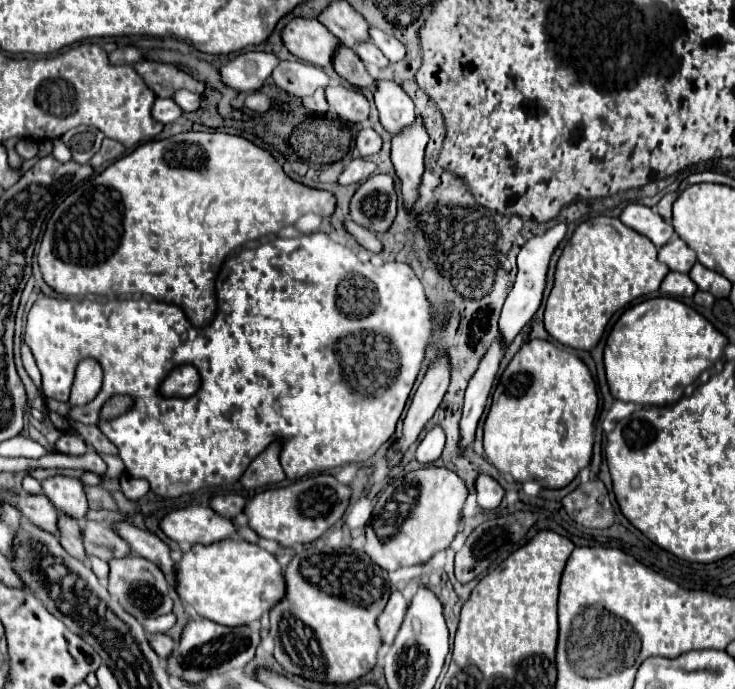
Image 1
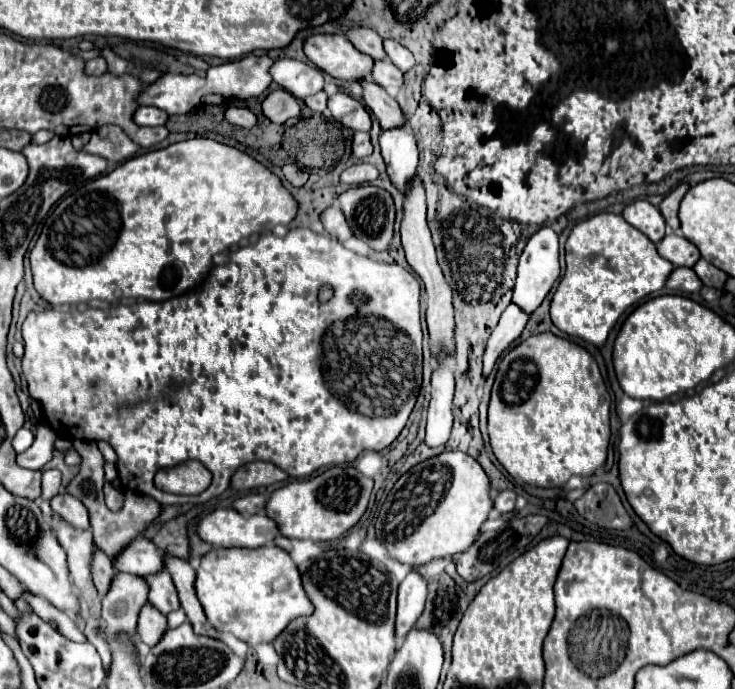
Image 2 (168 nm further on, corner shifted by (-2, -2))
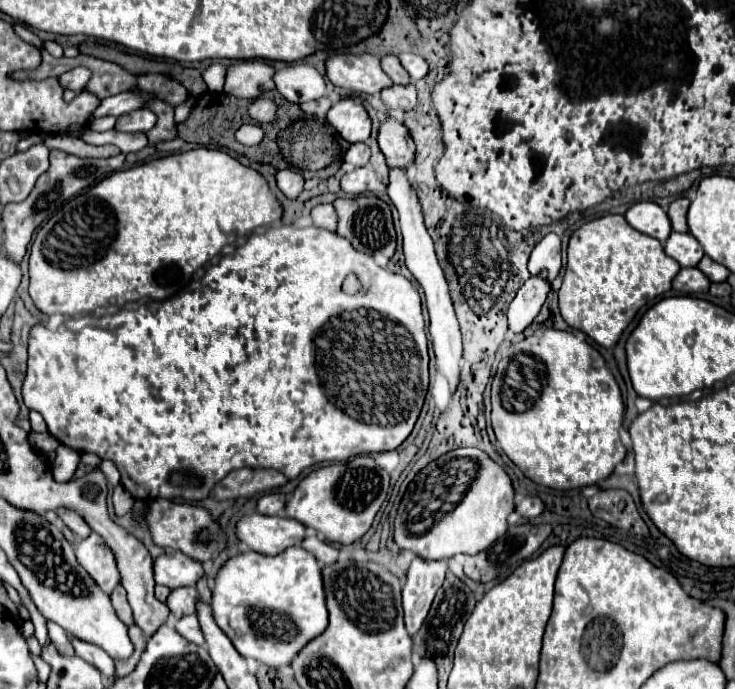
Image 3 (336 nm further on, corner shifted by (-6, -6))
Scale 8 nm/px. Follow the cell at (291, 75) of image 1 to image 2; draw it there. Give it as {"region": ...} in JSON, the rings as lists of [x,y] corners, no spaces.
{"region":[[[279,58],[271,66],[271,76],[283,90],[291,92],[299,100],[323,88],[323,72],[309,62],[299,62],[293,58]]]}

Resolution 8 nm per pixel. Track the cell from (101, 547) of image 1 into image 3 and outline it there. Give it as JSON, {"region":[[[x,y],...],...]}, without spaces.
{"region":[[[167,550],[163,556],[159,556],[153,564],[153,570],[155,582],[165,584],[169,588],[195,586],[205,576],[201,562],[193,562],[177,550]]]}

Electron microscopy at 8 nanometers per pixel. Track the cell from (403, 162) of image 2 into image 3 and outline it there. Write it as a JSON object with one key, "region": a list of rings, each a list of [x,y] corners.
{"region":[[[389,170],[389,190],[387,192],[389,192],[389,198],[393,200],[393,204],[399,210],[405,264],[411,270],[411,274],[415,276],[415,280],[423,286],[423,292],[425,292],[429,318],[431,318],[431,338],[433,338],[437,366],[447,376],[451,390],[455,390],[457,382],[459,382],[459,368],[461,368],[463,348],[461,348],[459,324],[457,324],[457,318],[455,318],[455,312],[453,312],[453,302],[451,302],[451,296],[449,296],[449,290],[447,290],[447,280],[445,280],[443,270],[437,262],[437,256],[435,256],[435,250],[433,250],[433,240],[431,240],[431,236],[427,234],[427,230],[423,226],[421,206],[417,202],[417,194],[413,194],[413,186],[411,186],[409,176],[403,170]]]}

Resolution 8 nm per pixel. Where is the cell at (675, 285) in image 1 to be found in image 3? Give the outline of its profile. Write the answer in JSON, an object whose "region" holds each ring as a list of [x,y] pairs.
{"region":[[[681,268],[673,280],[673,288],[681,294],[707,294],[709,278],[699,268]]]}

